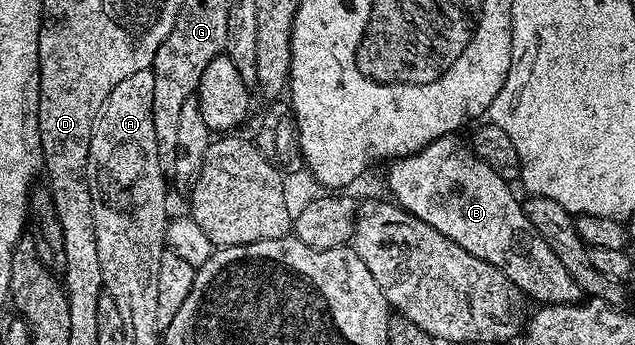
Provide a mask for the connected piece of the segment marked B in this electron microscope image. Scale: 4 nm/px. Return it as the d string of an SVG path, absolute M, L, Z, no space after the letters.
M442 135L417 153L394 160L388 167L391 168L387 171L387 187L398 206L449 237L449 241L457 241L465 253L497 265L528 300L536 299L536 304L546 305L578 303L584 298L557 253L529 225L520 196L511 192L512 184L489 169L464 140L462 143L455 135Z

